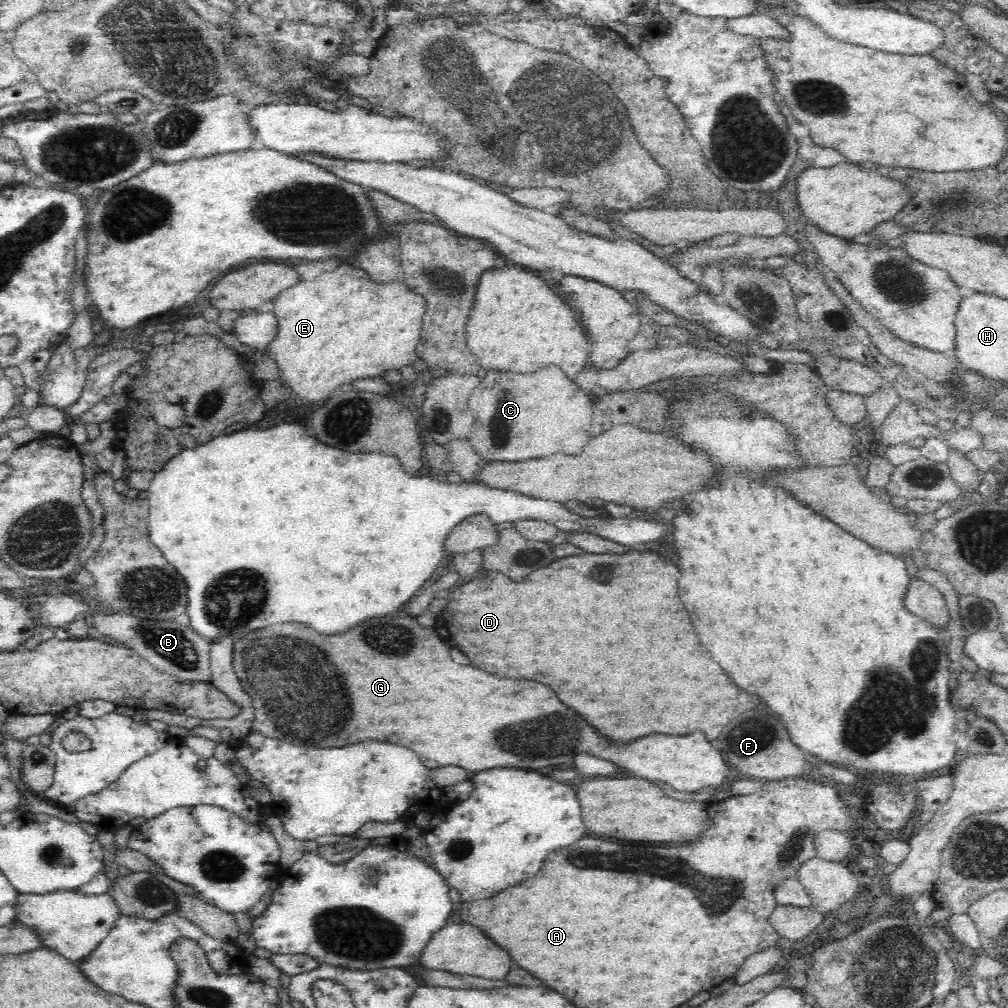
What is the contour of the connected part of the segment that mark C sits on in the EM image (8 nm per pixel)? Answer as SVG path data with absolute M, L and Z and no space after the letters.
M554 364L530 374L490 369L467 401L475 418L467 439L487 461L515 463L558 452L577 455L590 440L594 404L591 396Z

